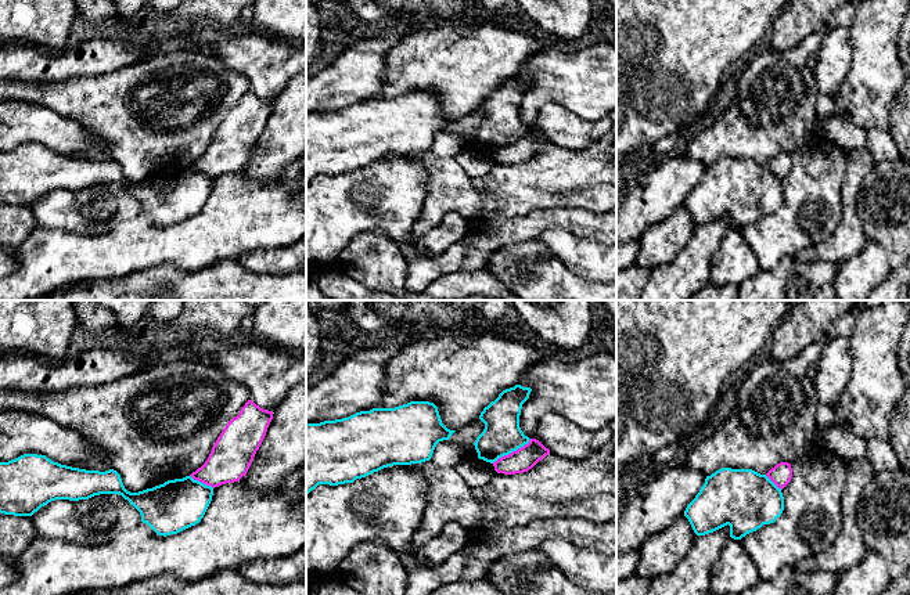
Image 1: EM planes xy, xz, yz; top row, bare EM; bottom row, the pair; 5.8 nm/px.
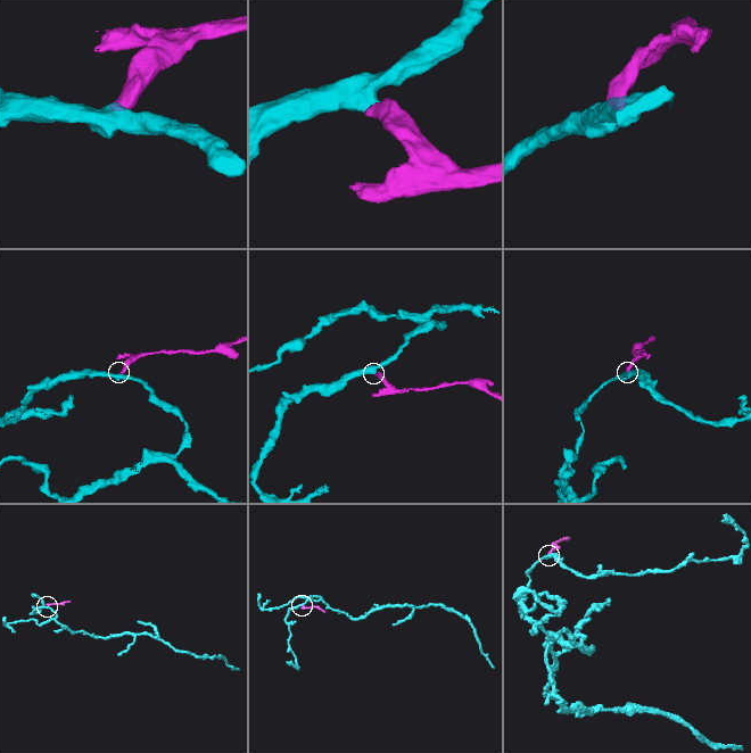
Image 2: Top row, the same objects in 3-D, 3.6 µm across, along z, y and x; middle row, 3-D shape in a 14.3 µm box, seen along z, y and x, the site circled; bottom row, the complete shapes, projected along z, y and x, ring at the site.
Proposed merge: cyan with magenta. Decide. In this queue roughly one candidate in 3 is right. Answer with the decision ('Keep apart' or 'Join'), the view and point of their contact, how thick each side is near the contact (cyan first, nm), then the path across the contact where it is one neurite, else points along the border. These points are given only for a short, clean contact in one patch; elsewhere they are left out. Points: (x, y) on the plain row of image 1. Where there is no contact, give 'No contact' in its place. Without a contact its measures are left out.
Keep apart. Touches cyan at xz (511, 141). Thickness 220 nm (cyan) against 140 nm. Boundary: xz (531, 129), (492, 152)

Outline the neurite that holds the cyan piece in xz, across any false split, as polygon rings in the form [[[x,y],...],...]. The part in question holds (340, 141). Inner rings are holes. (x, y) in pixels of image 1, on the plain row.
[[[410,91],[395,98],[373,98],[342,109],[306,113],[306,185],[319,174],[353,173],[388,156],[429,151],[436,134],[449,130],[454,122],[442,113],[438,97],[429,91]]]

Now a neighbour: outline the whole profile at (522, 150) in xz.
[[[530,129],[528,134],[493,152],[494,161],[504,165],[524,163],[550,144],[539,130]]]

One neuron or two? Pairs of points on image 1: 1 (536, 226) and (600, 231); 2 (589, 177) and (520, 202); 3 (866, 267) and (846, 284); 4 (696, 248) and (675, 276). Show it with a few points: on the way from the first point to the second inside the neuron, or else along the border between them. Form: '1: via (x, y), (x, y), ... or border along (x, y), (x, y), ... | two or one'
1: via (551, 220), (575, 220), (585, 224) | one
2: via (572, 179), (553, 179), (536, 186) | one
3: via (862, 271), (851, 282) | one
4: via (696, 255), (682, 269) | one

